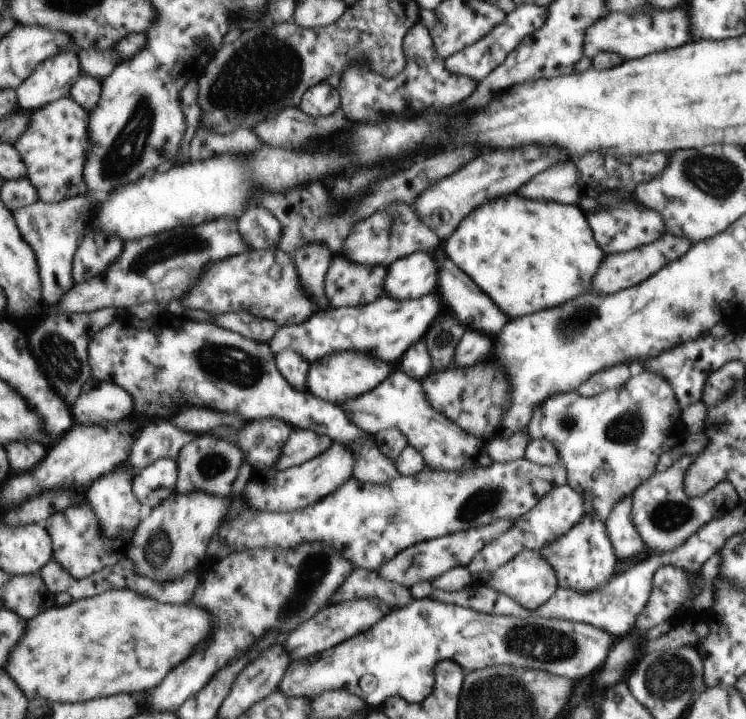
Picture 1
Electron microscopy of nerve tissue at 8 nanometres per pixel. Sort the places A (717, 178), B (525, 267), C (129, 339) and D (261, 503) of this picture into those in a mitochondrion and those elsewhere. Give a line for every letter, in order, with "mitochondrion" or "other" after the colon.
A: mitochondrion
B: other
C: other
D: other

